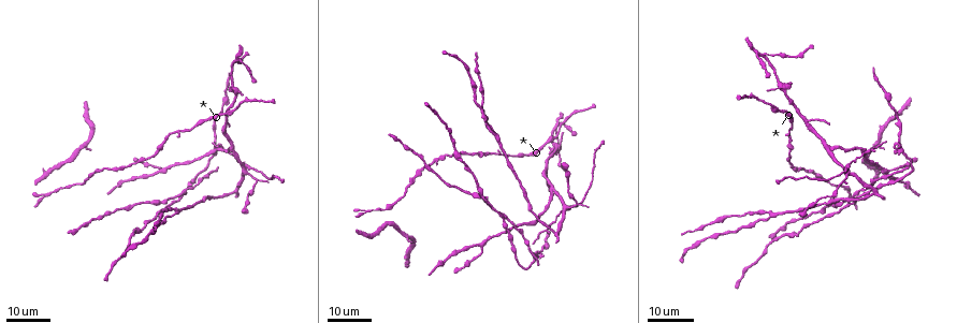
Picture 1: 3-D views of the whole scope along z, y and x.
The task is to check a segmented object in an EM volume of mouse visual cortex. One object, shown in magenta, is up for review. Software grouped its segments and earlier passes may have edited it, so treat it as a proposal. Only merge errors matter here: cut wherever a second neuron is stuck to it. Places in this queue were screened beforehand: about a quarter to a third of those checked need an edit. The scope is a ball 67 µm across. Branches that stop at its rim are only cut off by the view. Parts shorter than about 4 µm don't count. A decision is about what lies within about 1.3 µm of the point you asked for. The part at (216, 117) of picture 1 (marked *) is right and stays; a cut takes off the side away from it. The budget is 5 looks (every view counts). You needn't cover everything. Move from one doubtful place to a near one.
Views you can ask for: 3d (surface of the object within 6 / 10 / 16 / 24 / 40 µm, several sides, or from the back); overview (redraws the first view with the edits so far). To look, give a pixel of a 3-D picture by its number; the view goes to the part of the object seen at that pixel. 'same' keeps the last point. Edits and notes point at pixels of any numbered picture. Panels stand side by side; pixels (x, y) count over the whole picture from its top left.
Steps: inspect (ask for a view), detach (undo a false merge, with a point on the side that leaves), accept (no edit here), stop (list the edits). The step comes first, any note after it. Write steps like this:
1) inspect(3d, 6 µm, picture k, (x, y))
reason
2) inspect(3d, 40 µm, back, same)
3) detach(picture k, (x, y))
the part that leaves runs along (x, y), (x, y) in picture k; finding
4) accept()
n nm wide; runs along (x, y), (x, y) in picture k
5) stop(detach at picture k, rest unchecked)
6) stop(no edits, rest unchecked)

inspect(3d, 16 µm, picture 1, (809, 121))
small branch off a trunk

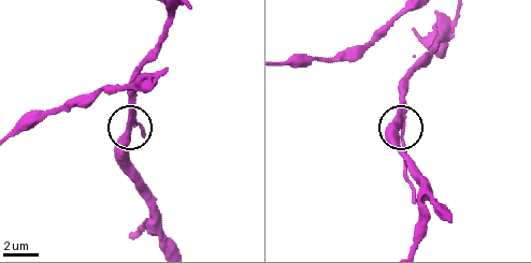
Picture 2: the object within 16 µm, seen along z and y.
inspect(3d, 10 µm, picture 2, (131, 126))

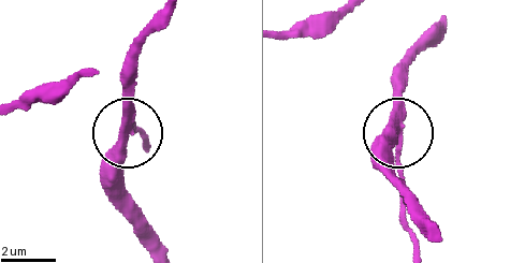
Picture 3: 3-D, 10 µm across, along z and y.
accept()
side arm 5 µm; all the same neuron

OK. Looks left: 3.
inspect(3d, 16 µm, picture 1, (887, 169))
branch point

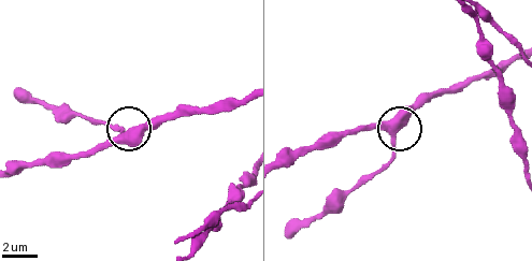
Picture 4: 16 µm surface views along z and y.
inspect(3d, 6 µm, picture 4, (393, 133))

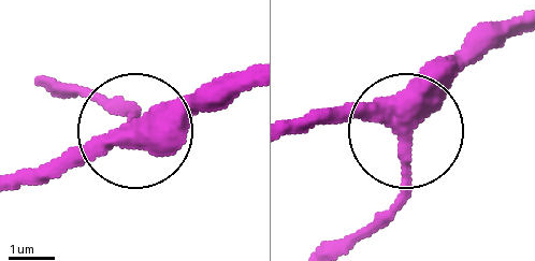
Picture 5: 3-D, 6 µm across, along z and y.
inspect(3d, 6 µm, back, picture 5, (402, 130))

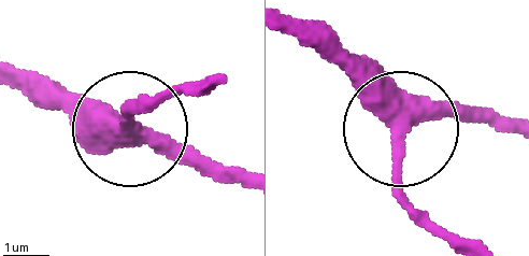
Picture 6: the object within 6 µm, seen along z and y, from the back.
accept()
340 nm wide; runs along (20, 68), (125, 126), (155, 95) in picture 6; continuous, no second neuron

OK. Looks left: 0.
stop(no edits, rest unchecked)

